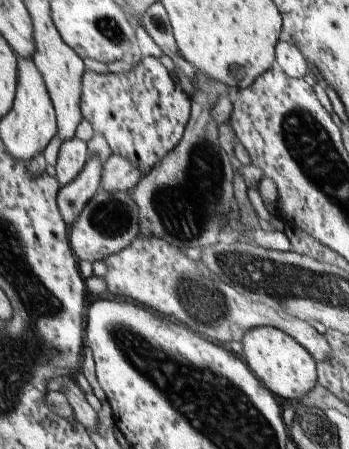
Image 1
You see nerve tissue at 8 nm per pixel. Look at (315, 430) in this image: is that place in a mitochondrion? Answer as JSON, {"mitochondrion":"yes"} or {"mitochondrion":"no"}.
{"mitochondrion":"yes"}

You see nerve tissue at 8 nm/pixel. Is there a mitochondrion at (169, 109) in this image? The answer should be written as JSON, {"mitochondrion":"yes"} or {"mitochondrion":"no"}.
{"mitochondrion":"no"}

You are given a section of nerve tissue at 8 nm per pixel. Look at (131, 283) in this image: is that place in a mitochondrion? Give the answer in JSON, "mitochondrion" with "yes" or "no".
{"mitochondrion":"no"}

